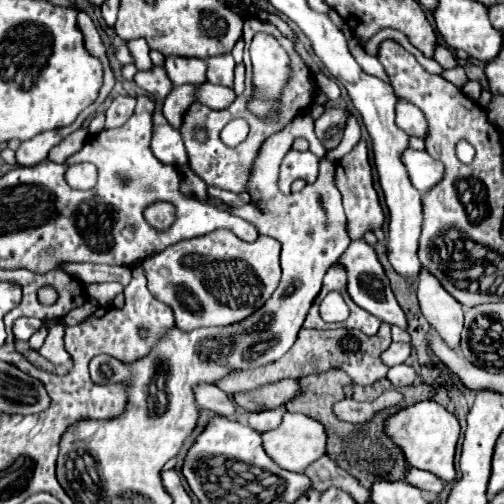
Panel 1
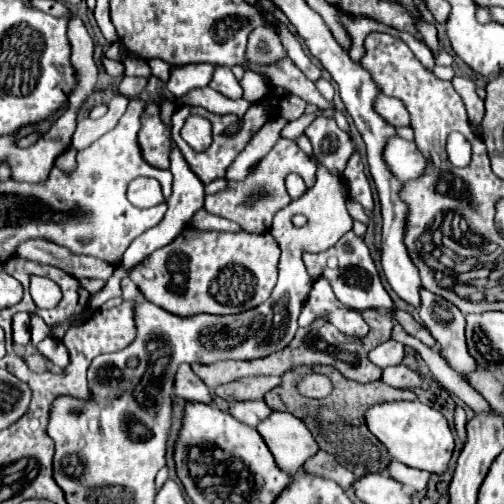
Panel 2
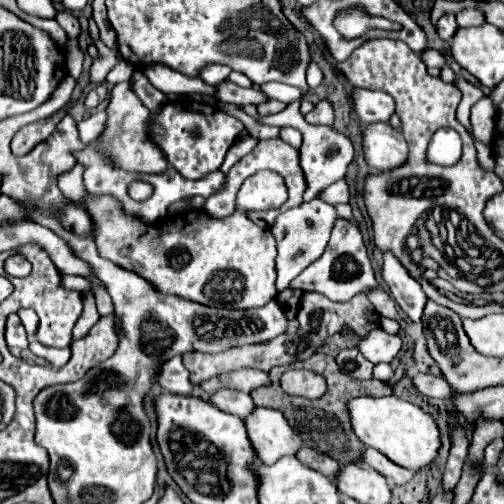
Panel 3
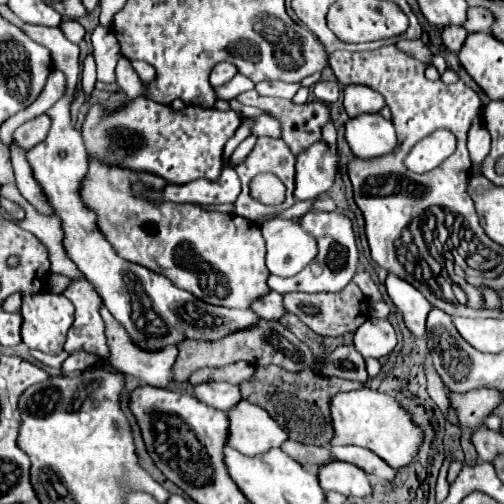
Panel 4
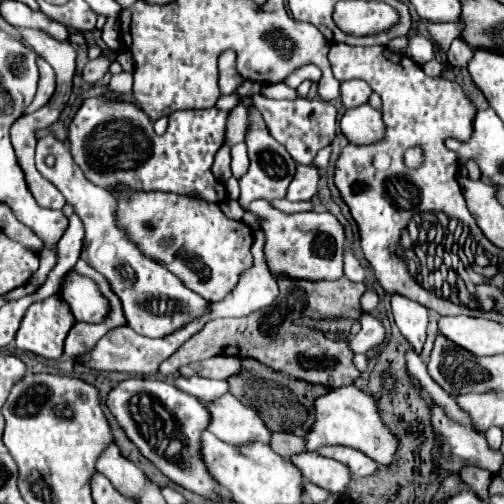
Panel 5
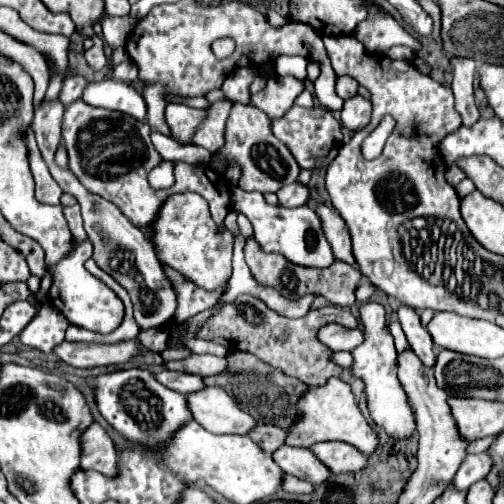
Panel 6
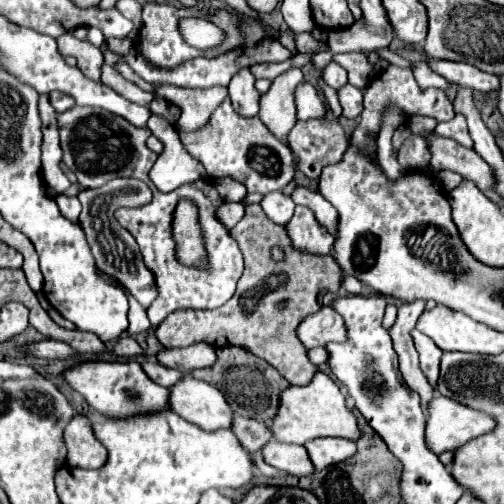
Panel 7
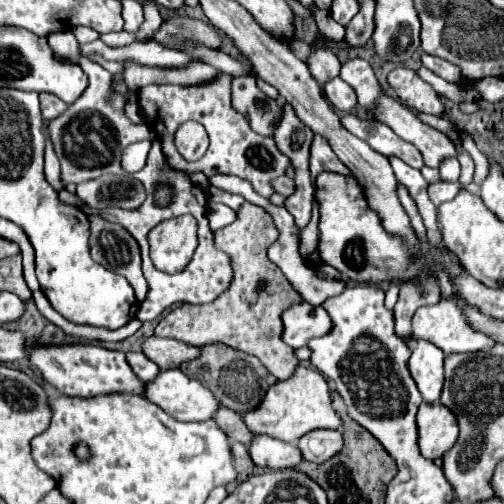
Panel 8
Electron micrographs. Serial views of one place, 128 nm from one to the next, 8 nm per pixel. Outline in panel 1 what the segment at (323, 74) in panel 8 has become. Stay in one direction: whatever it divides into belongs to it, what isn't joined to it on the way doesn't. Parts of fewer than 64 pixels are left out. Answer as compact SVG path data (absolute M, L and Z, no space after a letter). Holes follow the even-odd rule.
M400 100L400 102L396 104L396 124L398 124L398 128L402 128L406 134L424 138L424 128L426 128L426 124L424 124L424 114L422 114L416 106L412 106L412 104L404 102L404 100Z

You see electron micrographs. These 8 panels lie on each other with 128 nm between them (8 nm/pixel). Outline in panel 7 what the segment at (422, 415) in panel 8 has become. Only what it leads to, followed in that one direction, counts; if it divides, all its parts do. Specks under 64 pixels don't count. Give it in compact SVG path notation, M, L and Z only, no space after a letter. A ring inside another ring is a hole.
M438 396L428 404L426 446L434 454L452 452L460 444L466 444L470 438L490 432L492 428L494 422L490 416L484 416L484 412L464 408L454 400Z

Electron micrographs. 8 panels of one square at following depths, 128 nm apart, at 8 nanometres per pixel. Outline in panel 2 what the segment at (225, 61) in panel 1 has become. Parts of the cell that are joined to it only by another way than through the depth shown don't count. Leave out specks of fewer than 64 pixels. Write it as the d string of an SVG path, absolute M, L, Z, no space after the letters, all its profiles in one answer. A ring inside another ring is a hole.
M216 68L216 76L212 78L210 88L214 88L216 92L220 92L226 98L232 98L232 100L242 98L242 94L244 94L240 82L234 78L230 68Z

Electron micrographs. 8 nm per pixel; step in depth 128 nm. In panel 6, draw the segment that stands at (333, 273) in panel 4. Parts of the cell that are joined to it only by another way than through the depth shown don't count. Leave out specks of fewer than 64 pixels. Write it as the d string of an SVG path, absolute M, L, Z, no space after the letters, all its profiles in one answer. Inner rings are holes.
M234 188L232 206L250 220L254 228L254 238L266 252L280 252L300 266L326 268L328 264L332 264L334 254L320 228L320 220L306 204L294 209L280 208L264 202L264 196L260 192L244 192L240 188Z

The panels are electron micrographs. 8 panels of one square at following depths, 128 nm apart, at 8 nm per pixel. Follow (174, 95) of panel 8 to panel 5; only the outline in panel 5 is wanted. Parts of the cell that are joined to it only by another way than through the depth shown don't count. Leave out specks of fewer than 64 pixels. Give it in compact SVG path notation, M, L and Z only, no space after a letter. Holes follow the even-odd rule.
M248 106L248 130L244 136L244 144L248 148L248 158L250 158L250 168L248 174L240 178L240 198L238 202L242 206L246 206L250 200L256 198L264 198L264 200L274 200L274 198L284 198L288 184L294 178L296 172L296 162L292 160L292 156L288 156L288 152L270 136L260 110L254 106Z

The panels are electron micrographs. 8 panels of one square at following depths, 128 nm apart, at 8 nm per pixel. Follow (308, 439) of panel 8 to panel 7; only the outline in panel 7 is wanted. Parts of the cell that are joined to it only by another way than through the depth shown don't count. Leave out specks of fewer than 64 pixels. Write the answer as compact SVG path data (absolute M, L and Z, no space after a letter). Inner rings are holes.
M318 438L318 440L308 440L304 444L308 450L308 456L314 464L316 470L328 468L340 460L346 460L356 452L356 444L346 438Z

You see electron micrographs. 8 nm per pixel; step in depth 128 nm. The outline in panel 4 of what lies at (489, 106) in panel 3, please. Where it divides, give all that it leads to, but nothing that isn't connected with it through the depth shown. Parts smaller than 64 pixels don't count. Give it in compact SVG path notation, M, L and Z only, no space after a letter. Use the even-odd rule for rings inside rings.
M480 114L474 118L474 124L468 134L468 152L470 152L472 168L478 168L490 152L490 136L480 120Z

